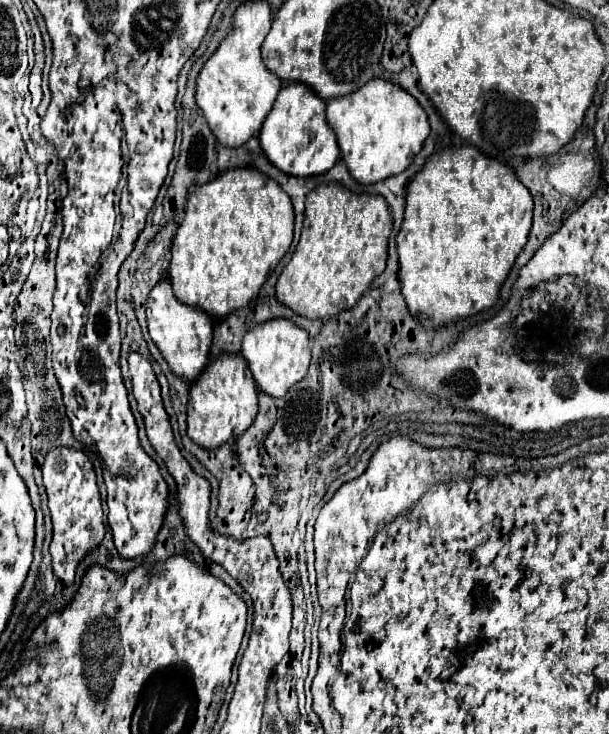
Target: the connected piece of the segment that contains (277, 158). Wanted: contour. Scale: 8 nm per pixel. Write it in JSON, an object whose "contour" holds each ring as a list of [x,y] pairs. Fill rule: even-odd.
{"contour":[[[286,84],[280,88],[274,108],[266,116],[262,130],[260,130],[260,146],[266,154],[266,158],[284,174],[290,176],[318,176],[328,172],[336,160],[340,158],[338,142],[326,126],[326,102],[314,94],[308,86],[302,84]]]}

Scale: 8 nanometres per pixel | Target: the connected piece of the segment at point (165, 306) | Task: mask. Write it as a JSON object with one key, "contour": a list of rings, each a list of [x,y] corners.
{"contour":[[[162,280],[152,292],[146,302],[146,316],[148,316],[148,332],[154,340],[156,348],[168,362],[170,370],[188,380],[194,382],[206,364],[210,362],[210,344],[212,344],[212,318],[208,314],[202,314],[202,310],[194,310],[192,306],[186,306],[174,298],[174,292],[170,290],[170,282]]]}

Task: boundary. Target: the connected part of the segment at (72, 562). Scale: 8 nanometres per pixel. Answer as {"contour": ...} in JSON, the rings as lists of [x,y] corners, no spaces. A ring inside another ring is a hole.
{"contour":[[[54,448],[46,454],[42,464],[44,486],[48,494],[48,508],[52,516],[52,542],[50,556],[58,580],[64,584],[74,582],[74,572],[86,550],[98,546],[104,538],[102,500],[96,484],[96,474],[90,458],[74,448]]]}

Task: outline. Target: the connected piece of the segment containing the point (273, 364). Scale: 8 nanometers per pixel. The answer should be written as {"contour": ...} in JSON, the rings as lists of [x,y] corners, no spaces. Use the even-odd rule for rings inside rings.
{"contour":[[[270,320],[264,324],[258,324],[254,330],[246,332],[242,340],[242,356],[246,358],[246,364],[262,392],[274,398],[282,398],[296,382],[300,382],[310,364],[310,338],[306,330],[294,326],[292,322],[282,320]]]}

